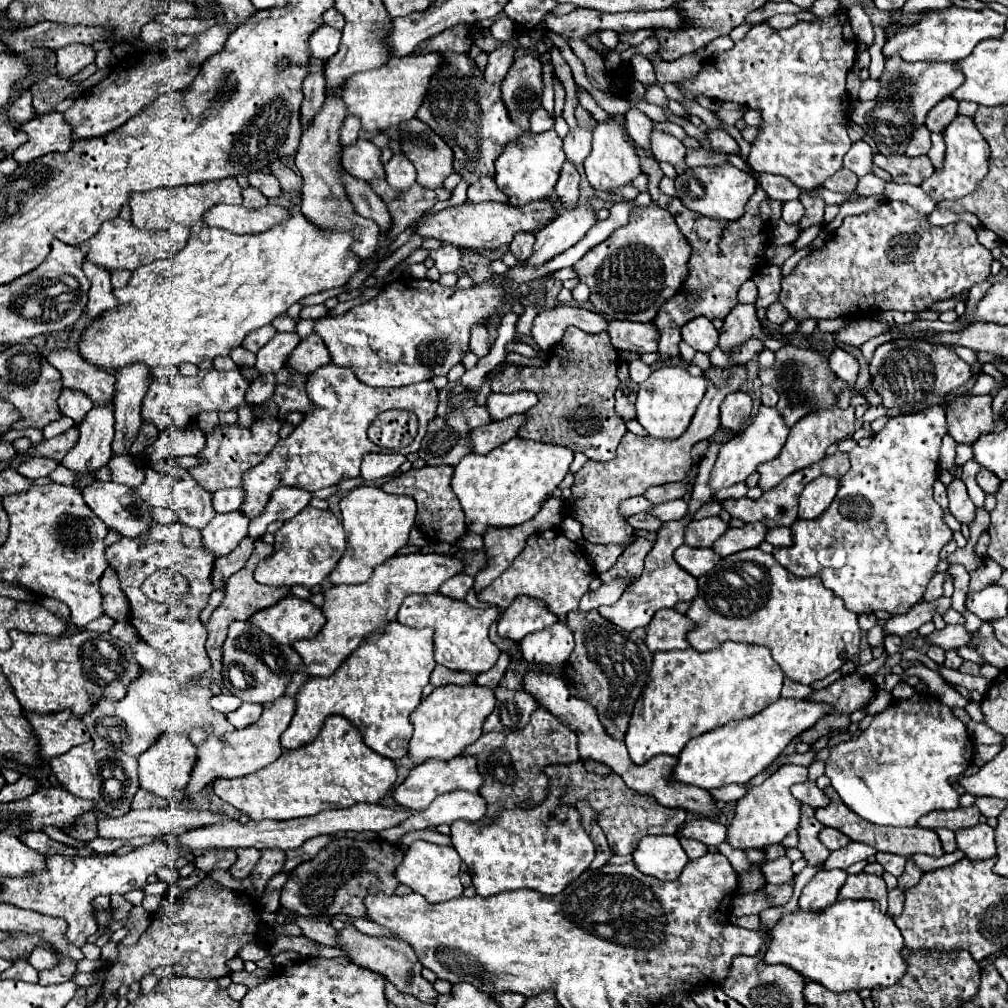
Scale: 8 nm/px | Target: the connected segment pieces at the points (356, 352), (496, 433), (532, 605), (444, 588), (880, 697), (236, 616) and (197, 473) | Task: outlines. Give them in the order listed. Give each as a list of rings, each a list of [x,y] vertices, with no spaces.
[[[403,275],[387,283],[371,301],[353,307],[345,315],[317,319],[315,333],[325,341],[331,353],[331,361],[339,367],[349,367],[365,385],[403,387],[433,379],[437,375],[447,375],[453,365],[461,363],[459,357],[469,351],[469,331],[473,329],[473,325],[485,325],[485,321],[497,315],[503,303],[505,291],[493,281],[483,281],[473,287],[461,289],[457,285],[445,287],[439,281],[413,279],[409,275]]]
[[[511,415],[509,419],[491,421],[489,425],[475,429],[473,435],[471,435],[473,451],[485,455],[491,449],[503,445],[505,441],[517,437],[517,431],[519,431],[521,425],[525,425],[525,421],[527,421],[527,415]]]
[[[519,597],[499,619],[499,635],[519,643],[525,635],[547,629],[555,621],[557,617],[551,615],[543,603],[531,597]]]
[[[461,573],[461,575],[455,575],[455,577],[447,579],[447,581],[441,585],[439,593],[445,595],[445,597],[451,597],[451,599],[465,599],[465,595],[467,595],[467,591],[469,591],[471,587],[473,587],[473,577]]]
[[[877,691],[877,695],[873,697],[873,701],[867,705],[867,713],[871,713],[871,715],[875,715],[875,713],[879,713],[879,711],[883,711],[889,703],[891,703],[891,693],[887,693],[887,691]]]
[[[257,539],[257,541],[255,541],[255,551],[253,551],[251,557],[247,559],[245,567],[243,567],[239,573],[235,573],[235,575],[231,575],[231,577],[227,579],[223,601],[221,601],[219,607],[213,611],[209,623],[206,625],[203,624],[205,631],[209,633],[209,639],[207,639],[207,655],[209,655],[209,659],[211,659],[211,667],[203,673],[203,677],[209,677],[209,679],[213,679],[213,681],[217,681],[217,683],[221,681],[219,655],[221,655],[223,641],[225,641],[225,637],[227,637],[227,629],[229,629],[229,625],[231,625],[233,621],[247,621],[253,613],[257,613],[257,611],[261,611],[261,609],[265,609],[265,607],[271,607],[271,605],[275,605],[275,601],[281,601],[283,597],[289,595],[289,589],[287,589],[287,587],[275,589],[275,587],[259,585],[259,583],[253,579],[253,571],[255,571],[255,567],[257,567],[257,563],[263,561],[265,557],[269,557],[271,553],[273,553],[273,545],[267,545],[267,543],[263,543],[263,541]]]
[[[287,365],[287,369],[291,371],[291,381],[275,385],[273,397],[263,403],[263,415],[253,415],[251,427],[217,425],[211,433],[205,433],[207,443],[205,443],[205,449],[199,453],[201,465],[191,467],[189,473],[209,493],[215,493],[219,489],[239,487],[241,485],[241,475],[249,467],[255,467],[257,463],[261,463],[261,459],[265,459],[265,455],[277,445],[277,441],[279,441],[277,433],[283,427],[283,423],[287,421],[287,415],[293,413],[293,411],[311,413],[315,409],[315,405],[309,401],[309,397],[305,393],[307,375],[291,369],[289,365]]]

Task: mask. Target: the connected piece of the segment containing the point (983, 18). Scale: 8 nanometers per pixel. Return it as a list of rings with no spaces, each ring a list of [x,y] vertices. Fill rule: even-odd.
[[[947,7],[943,11],[929,11],[921,23],[915,27],[909,27],[905,31],[899,31],[893,35],[893,39],[887,39],[883,45],[883,55],[889,59],[893,55],[899,55],[903,61],[915,63],[915,61],[927,61],[927,63],[947,63],[947,61],[961,61],[971,55],[975,45],[979,45],[985,39],[997,39],[1005,33],[1005,21],[1007,17],[993,11],[971,11],[971,9],[959,9],[959,7]]]

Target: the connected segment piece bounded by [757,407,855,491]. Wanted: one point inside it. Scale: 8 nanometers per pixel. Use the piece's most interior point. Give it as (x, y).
(808, 441)

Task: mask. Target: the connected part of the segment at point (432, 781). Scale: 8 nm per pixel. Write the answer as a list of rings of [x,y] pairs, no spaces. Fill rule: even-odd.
[[[457,755],[449,761],[441,761],[441,759],[427,759],[421,765],[415,765],[409,773],[409,777],[393,791],[393,799],[405,807],[405,809],[417,809],[423,811],[431,805],[431,801],[437,795],[449,793],[453,789],[467,789],[467,791],[479,791],[483,783],[481,773],[477,771],[477,757],[471,755]]]

